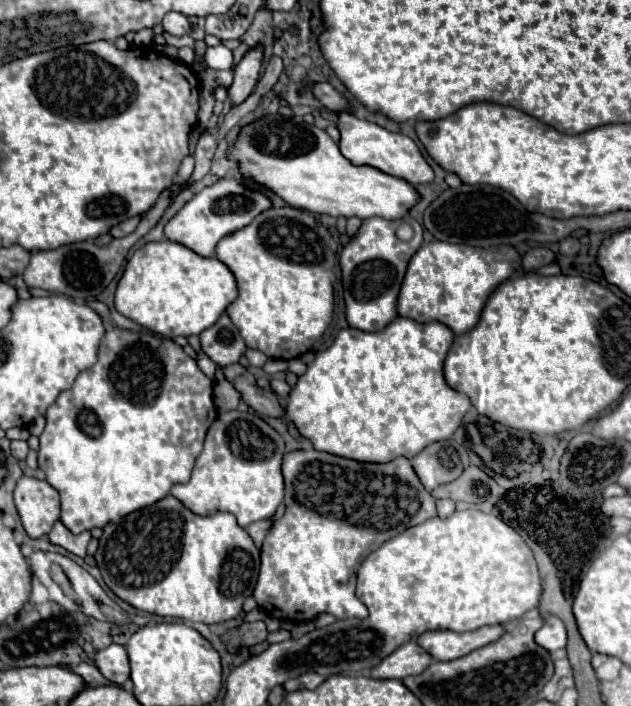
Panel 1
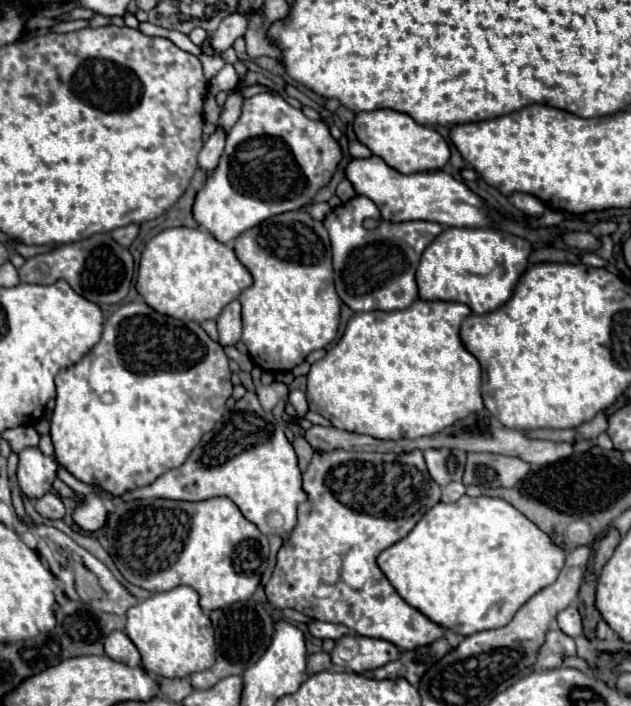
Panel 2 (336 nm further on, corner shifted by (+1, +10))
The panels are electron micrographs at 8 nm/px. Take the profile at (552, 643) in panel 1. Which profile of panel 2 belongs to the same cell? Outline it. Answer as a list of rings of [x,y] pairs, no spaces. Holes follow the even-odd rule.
[[[570,605],[568,609],[560,611],[558,617],[556,617],[556,621],[558,621],[558,629],[562,633],[570,635],[572,639],[576,639],[576,637],[582,635],[582,621],[580,621],[580,613],[578,613],[576,605]]]

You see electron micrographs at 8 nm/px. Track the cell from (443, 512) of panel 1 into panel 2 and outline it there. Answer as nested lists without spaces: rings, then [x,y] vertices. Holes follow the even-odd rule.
[[[462,483],[446,485],[446,487],[442,487],[442,501],[444,501],[444,503],[454,503],[454,501],[458,501],[464,493],[466,493],[466,487],[464,487]]]

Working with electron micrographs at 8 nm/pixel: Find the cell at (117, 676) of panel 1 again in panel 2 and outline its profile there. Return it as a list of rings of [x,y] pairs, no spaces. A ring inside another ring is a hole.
[[[112,631],[104,639],[104,651],[114,661],[120,661],[120,663],[132,665],[132,667],[140,667],[140,653],[138,653],[136,645],[122,631]]]

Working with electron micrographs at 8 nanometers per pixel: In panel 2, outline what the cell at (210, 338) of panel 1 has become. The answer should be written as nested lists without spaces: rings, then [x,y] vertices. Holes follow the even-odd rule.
[[[232,301],[224,307],[224,311],[218,317],[218,333],[222,345],[236,345],[242,335],[242,323],[240,323],[240,301]]]

